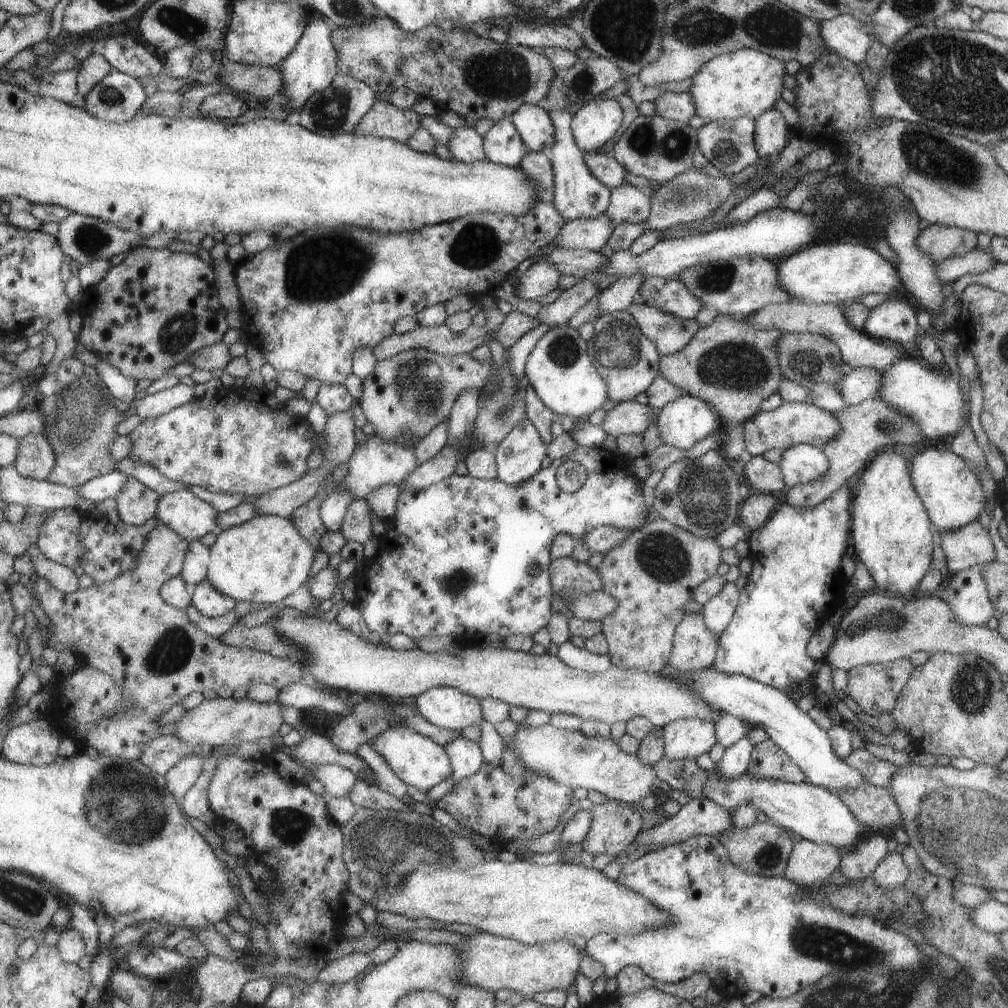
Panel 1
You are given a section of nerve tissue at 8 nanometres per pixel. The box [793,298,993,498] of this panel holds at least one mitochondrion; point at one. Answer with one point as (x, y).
(888, 424)

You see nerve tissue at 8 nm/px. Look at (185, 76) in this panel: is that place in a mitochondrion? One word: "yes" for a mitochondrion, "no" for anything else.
no

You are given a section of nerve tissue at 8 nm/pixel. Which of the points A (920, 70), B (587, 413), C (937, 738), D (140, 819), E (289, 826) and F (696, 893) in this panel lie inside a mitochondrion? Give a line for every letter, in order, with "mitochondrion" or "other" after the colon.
A: mitochondrion
B: other
C: other
D: mitochondrion
E: mitochondrion
F: other

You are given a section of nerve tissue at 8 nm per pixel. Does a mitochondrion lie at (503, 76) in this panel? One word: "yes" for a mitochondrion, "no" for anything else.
yes

